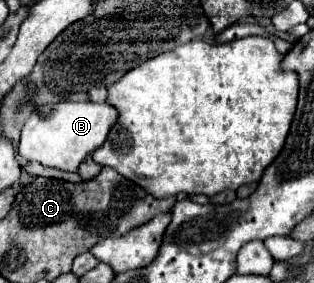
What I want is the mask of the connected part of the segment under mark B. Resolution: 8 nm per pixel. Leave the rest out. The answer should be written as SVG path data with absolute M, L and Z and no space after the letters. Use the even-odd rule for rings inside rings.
M63 101L63 103L57 103L57 107L43 105L43 107L33 109L29 119L25 121L17 149L19 149L19 155L27 161L37 161L41 165L57 167L57 169L63 169L63 171L77 171L81 161L89 153L93 153L97 147L103 145L103 141L105 141L105 137L107 137L107 133L113 127L115 121L117 121L117 109L111 107L109 103L91 103L91 101L71 103L71 101Z

